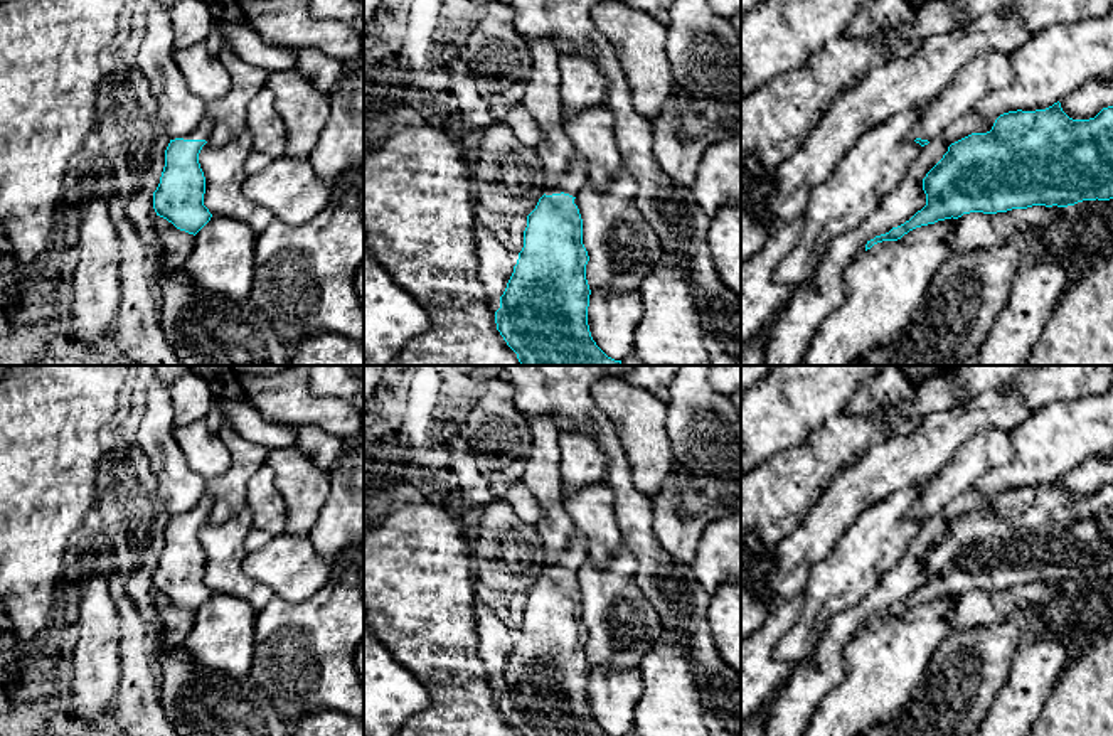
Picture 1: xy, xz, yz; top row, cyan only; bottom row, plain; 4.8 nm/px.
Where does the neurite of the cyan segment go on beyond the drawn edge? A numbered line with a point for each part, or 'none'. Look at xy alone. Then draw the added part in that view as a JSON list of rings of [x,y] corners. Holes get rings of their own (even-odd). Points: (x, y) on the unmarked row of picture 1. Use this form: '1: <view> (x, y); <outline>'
1: xy (202, 509); [[[205,490],[205,493],[200,497],[200,500],[197,502],[197,505],[190,510],[187,510],[185,514],[182,514],[184,517],[209,517],[210,514],[210,507],[212,507],[212,497],[210,493]]]

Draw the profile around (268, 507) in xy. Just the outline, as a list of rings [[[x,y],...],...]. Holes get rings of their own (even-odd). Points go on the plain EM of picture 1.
[[[268,465],[261,467],[248,483],[248,509],[253,514],[253,527],[273,536],[285,534],[288,509]]]

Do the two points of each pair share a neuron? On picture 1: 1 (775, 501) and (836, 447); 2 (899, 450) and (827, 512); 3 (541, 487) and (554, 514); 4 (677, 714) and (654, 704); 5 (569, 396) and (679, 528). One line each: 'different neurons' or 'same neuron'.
1: same neuron
2: same neuron
3: same neuron
4: same neuron
5: different neurons

